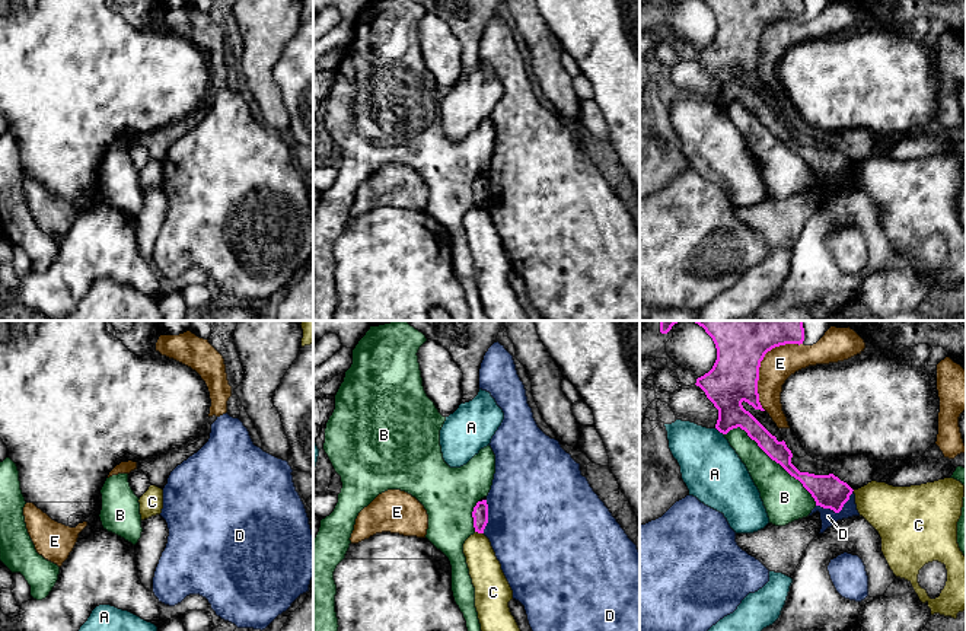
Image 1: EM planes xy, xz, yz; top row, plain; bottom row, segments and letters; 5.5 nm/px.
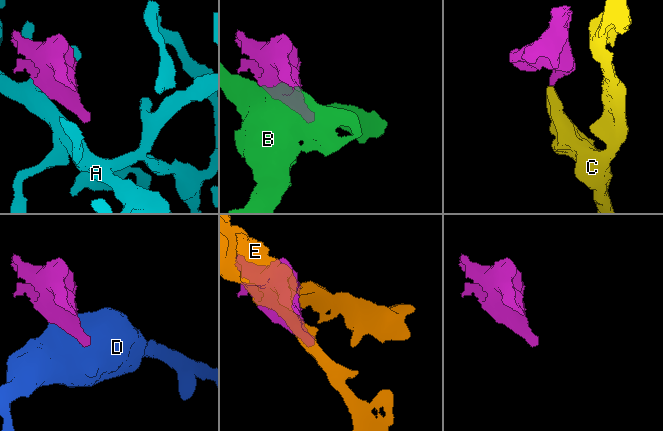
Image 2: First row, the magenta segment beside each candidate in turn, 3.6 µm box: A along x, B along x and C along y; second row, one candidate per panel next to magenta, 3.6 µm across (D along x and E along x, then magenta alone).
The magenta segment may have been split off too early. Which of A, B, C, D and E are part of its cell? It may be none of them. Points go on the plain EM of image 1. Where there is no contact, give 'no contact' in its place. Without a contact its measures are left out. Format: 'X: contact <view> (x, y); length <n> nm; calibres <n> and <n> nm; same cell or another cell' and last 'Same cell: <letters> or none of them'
A: contact yz (720, 105); length 60 nm; calibres 220 and 320 nm; another cell
B: contact yz (774, 133); length 650 nm; calibres 110 and 240 nm; another cell
C: contact xz (480, 206); length 50 nm; calibres 90 and 180 nm; another cell
D: contact yz (838, 185); length 220 nm; calibres 180 and 90 nm; another cell
E: contact yz (759, 38); length 440 nm; calibres 260 and 180 nm; another cell
Same cell: none of them

